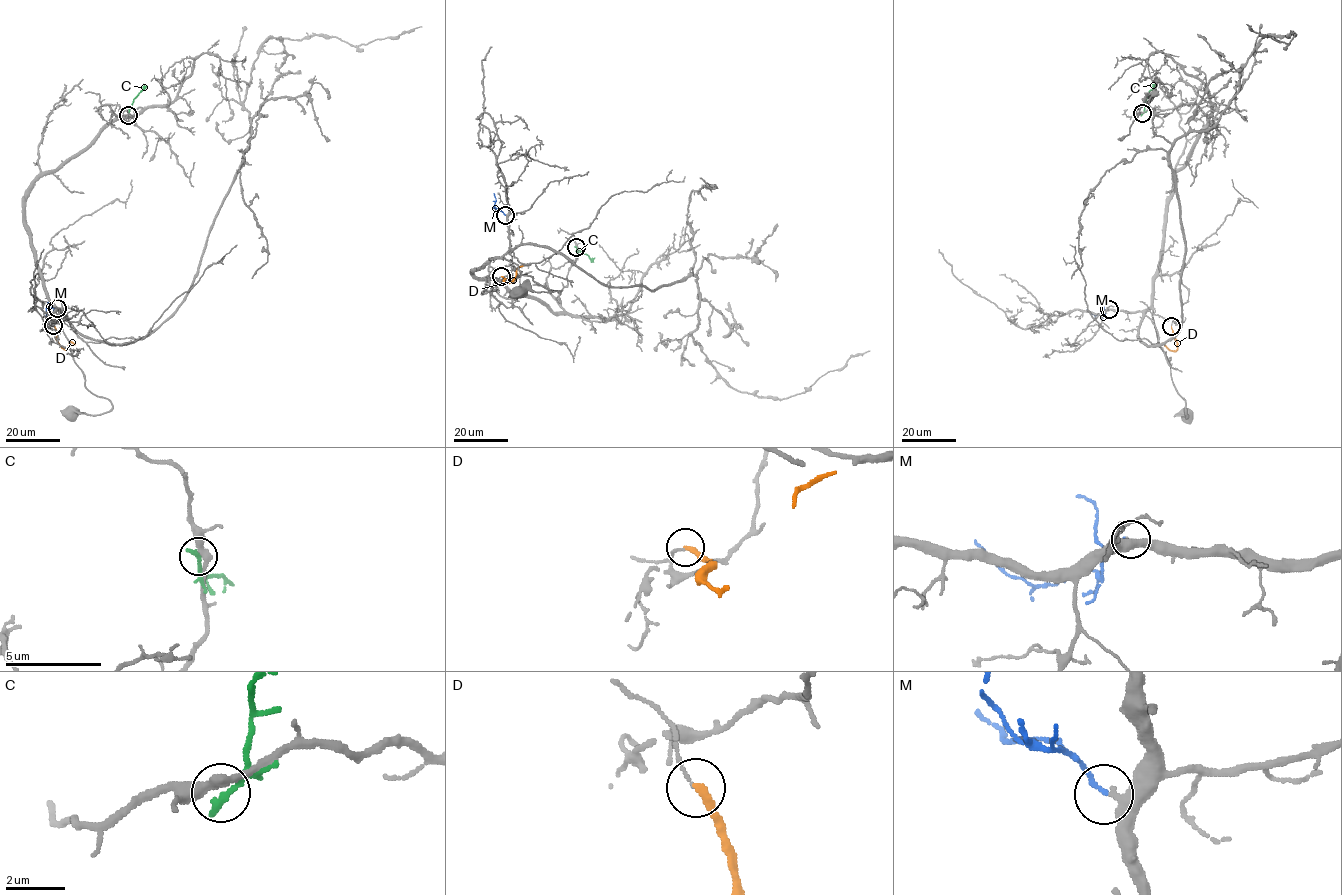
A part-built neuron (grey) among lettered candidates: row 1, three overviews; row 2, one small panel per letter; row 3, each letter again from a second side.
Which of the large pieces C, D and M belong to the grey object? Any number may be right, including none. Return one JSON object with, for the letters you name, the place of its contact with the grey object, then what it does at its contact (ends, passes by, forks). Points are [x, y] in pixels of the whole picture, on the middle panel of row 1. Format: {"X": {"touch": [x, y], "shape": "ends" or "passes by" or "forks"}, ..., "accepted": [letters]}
{"M": {"touch": [505, 215], "shape": "ends"}, "accepted": ["M"]}

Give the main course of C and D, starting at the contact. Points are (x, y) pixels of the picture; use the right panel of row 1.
C: (1141, 114), (1148, 92), (1156, 82)
D: (1171, 326), (1177, 349), (1172, 351), (1162, 343), (1160, 345)

